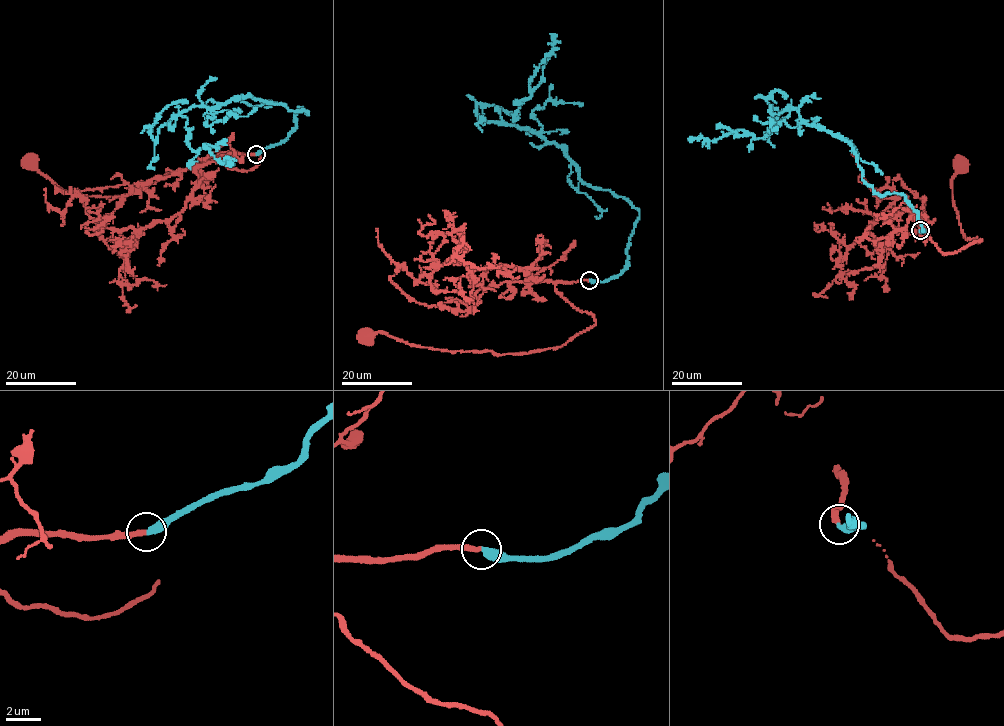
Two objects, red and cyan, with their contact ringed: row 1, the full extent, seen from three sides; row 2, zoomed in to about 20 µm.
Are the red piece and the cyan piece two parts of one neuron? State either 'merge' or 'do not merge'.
merge

